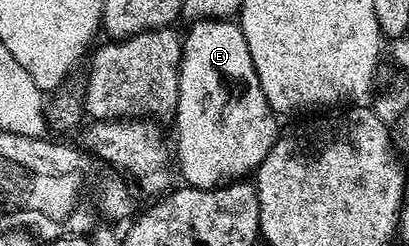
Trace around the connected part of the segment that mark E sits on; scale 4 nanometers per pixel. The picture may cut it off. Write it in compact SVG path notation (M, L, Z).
M203 19L195 21L189 26L190 34L185 34L182 42L182 64L180 65L180 99L178 100L178 153L176 149L176 165L182 168L182 177L187 186L192 189L216 189L219 185L233 183L247 175L253 174L258 166L268 155L268 151L274 145L280 132L279 118L273 109L270 108L268 99L260 87L260 79L256 75L256 67L252 63L252 55L248 51L248 43L242 34L241 24L230 19Z

